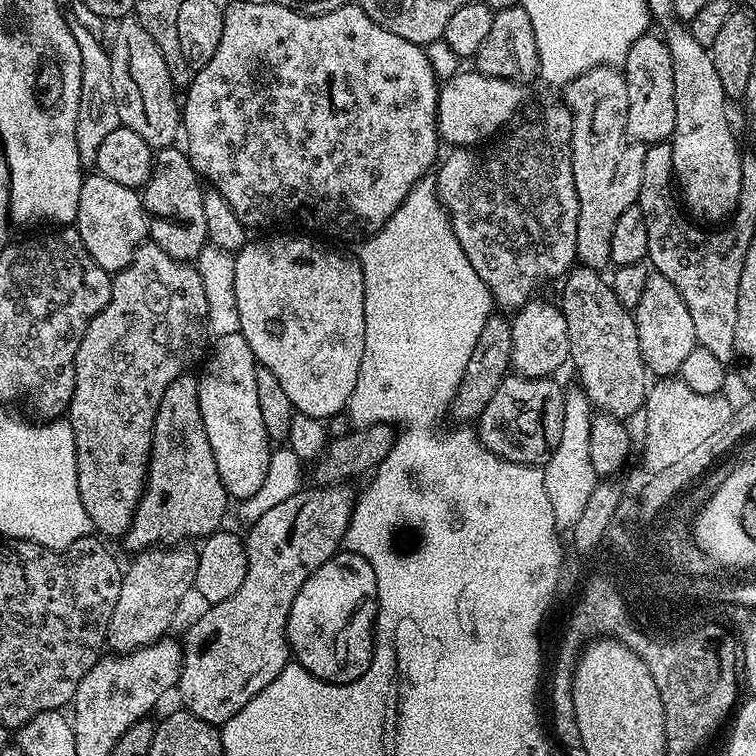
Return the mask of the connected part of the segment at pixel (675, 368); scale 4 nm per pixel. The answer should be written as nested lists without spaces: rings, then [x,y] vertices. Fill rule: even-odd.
[[[649,271],[646,286],[642,289],[642,302],[634,309],[638,346],[647,371],[656,378],[672,378],[679,373],[682,362],[696,348],[694,321],[690,319],[690,310],[682,302],[682,294],[674,290],[674,282],[662,278],[662,274]]]

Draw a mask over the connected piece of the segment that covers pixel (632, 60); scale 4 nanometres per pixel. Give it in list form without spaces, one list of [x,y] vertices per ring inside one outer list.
[[[645,34],[630,46],[622,71],[626,82],[626,130],[635,143],[645,146],[662,144],[672,139],[674,130],[674,66],[670,50],[659,35]]]

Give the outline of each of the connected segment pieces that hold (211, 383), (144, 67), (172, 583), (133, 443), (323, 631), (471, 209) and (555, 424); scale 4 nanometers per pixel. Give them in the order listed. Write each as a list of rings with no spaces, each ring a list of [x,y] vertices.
[[[239,331],[217,336],[214,343],[216,345],[213,348],[211,345],[203,361],[204,373],[199,373],[198,376],[202,422],[206,430],[206,438],[210,438],[210,450],[214,452],[218,478],[222,478],[222,486],[227,490],[229,497],[239,502],[250,498],[250,494],[254,494],[254,490],[258,490],[258,486],[266,482],[266,466],[270,462],[273,449],[266,434],[266,426],[262,426],[262,410],[258,410],[258,386],[254,379],[258,365],[256,355],[250,350],[250,342],[246,342],[246,338]]]
[[[125,18],[115,25],[116,37],[110,43],[110,82],[114,86],[114,102],[118,106],[118,118],[123,127],[134,130],[154,150],[171,148],[182,136],[182,108],[174,91],[172,75],[166,66],[166,58],[162,58],[162,50],[154,43],[154,38],[142,30],[135,18]]]
[[[181,542],[175,546],[157,546],[131,557],[132,565],[123,569],[122,590],[108,623],[107,647],[116,654],[127,654],[145,648],[165,635],[172,624],[172,615],[180,608],[187,592],[194,588],[193,577],[198,566],[195,547]]]
[[[145,242],[136,249],[134,258],[121,272],[112,276],[112,289],[110,290],[110,302],[96,315],[86,326],[86,334],[82,334],[82,342],[78,346],[78,354],[74,358],[74,394],[68,403],[66,419],[74,430],[74,442],[76,443],[76,465],[78,466],[78,494],[82,494],[82,506],[86,506],[86,514],[92,520],[93,529],[101,537],[123,537],[127,532],[136,513],[136,507],[140,501],[140,493],[144,490],[144,480],[148,476],[148,456],[152,452],[152,431],[154,430],[154,418],[158,414],[158,402],[162,402],[162,394],[174,378],[185,375],[188,368],[196,359],[199,361],[205,355],[204,336],[209,335],[208,311],[206,310],[206,290],[202,290],[202,278],[198,270],[191,263],[175,260],[162,250],[162,246],[151,242]]]
[[[341,550],[302,582],[288,615],[288,647],[295,663],[319,680],[349,684],[362,678],[370,666],[375,623],[374,570],[366,558]]]
[[[563,103],[548,104],[540,113],[537,114],[536,120],[532,120],[529,124],[524,124],[516,132],[516,152],[512,148],[496,148],[493,152],[479,152],[480,148],[476,146],[467,147],[453,147],[449,156],[439,161],[438,167],[434,172],[434,179],[436,182],[436,196],[440,200],[440,205],[448,211],[448,217],[452,220],[452,229],[458,238],[458,242],[462,246],[462,250],[466,250],[466,258],[470,258],[470,266],[474,266],[474,270],[478,270],[478,278],[482,278],[482,282],[486,282],[486,286],[490,290],[493,301],[497,305],[500,304],[504,308],[512,308],[511,310],[519,310],[523,304],[527,304],[529,300],[533,299],[534,292],[532,287],[535,286],[536,280],[540,280],[543,276],[558,276],[563,277],[577,263],[576,259],[576,243],[578,242],[578,190],[574,190],[574,166],[572,165],[572,109],[565,106]]]
[[[508,374],[498,386],[498,390],[487,403],[486,408],[480,413],[478,419],[480,444],[486,446],[486,450],[501,456],[503,460],[537,466],[547,464],[554,450],[558,450],[558,441],[562,438],[562,414],[566,395],[565,389],[560,389],[554,381],[555,379],[546,376]]]

